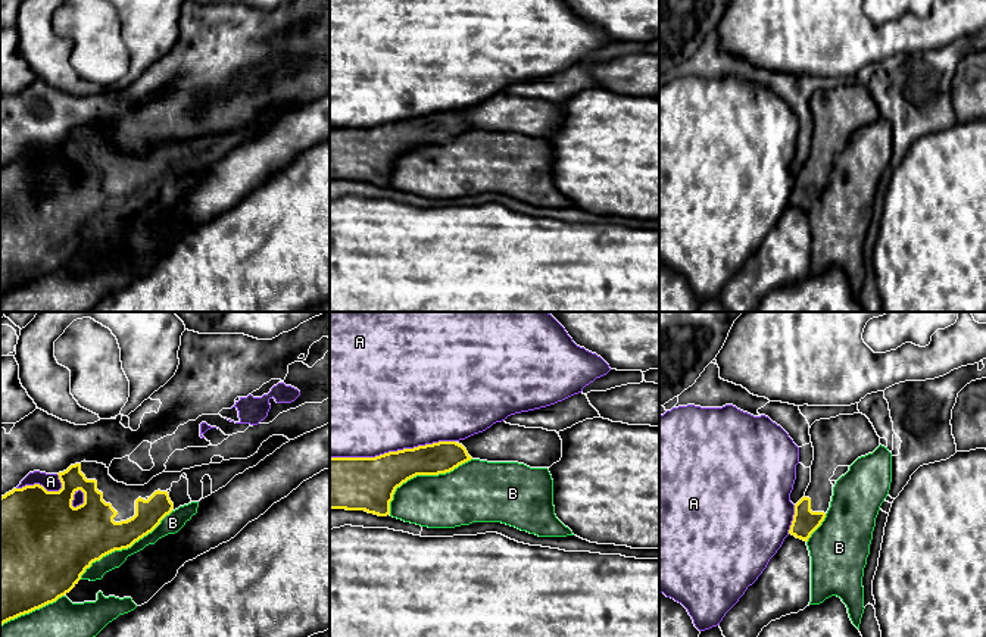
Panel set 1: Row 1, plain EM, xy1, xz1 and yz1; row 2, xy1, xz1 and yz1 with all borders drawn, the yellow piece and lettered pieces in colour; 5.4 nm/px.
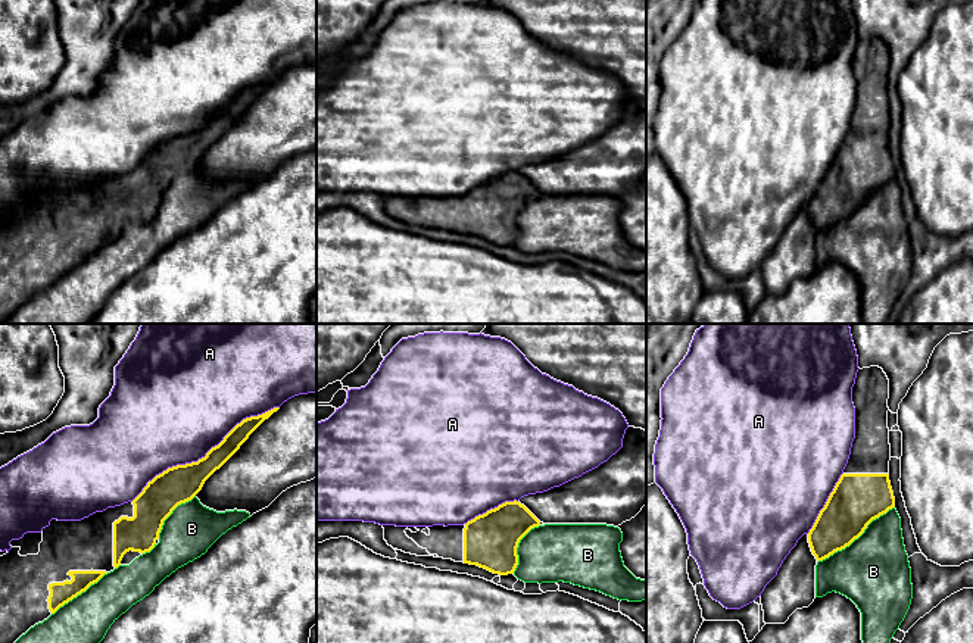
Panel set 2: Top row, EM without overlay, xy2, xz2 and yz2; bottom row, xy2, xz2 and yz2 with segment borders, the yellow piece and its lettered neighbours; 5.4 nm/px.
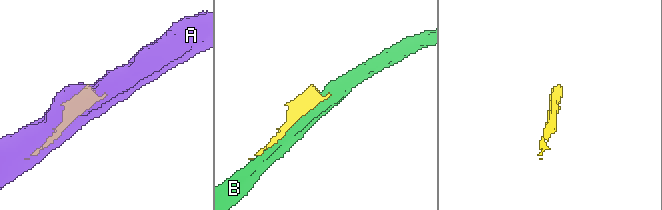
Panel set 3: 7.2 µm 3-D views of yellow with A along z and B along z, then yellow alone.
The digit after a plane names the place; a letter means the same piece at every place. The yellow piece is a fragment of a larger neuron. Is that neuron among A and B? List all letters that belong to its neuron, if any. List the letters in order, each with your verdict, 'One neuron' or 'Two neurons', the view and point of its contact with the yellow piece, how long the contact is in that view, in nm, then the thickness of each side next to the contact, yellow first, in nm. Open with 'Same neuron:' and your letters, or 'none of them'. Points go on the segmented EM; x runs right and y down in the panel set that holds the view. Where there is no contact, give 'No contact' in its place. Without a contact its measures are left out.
Same neuron: none of them
A: Two neurons. Touches yellow at xy2 (205, 456). Shared border 950 nm. Thickness 200 nm (yellow) against 480 nm
B: Two neurons. Touches yellow at xz1 (421, 474). Shared border 550 nm. Thickness 240 nm (yellow) against 300 nm

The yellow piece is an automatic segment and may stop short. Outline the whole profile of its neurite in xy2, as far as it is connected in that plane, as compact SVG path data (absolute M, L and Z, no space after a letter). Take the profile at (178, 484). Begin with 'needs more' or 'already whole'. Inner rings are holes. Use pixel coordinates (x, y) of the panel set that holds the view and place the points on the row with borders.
needs more; M278 409L243 419L205 458L168 468L149 481L132 502L107 508L81 521L52 519L41 533L26 533L22 539L12 540L9 552L0 550L0 643L15 643L31 627L118 568L127 552L150 552L172 511L191 500L205 481Z

